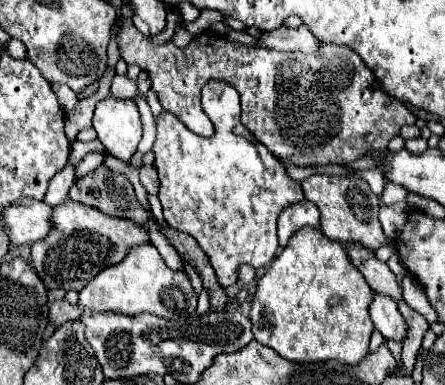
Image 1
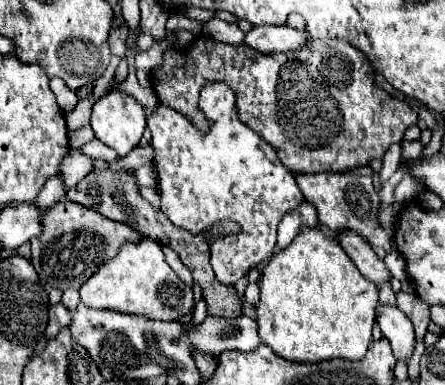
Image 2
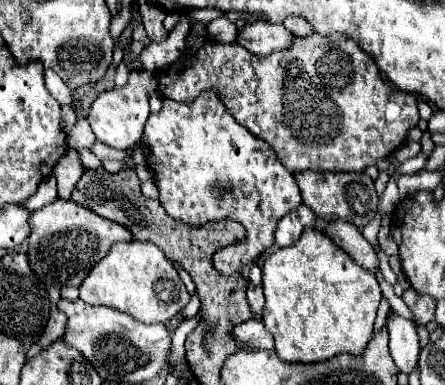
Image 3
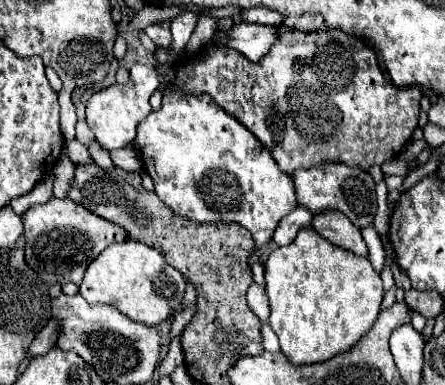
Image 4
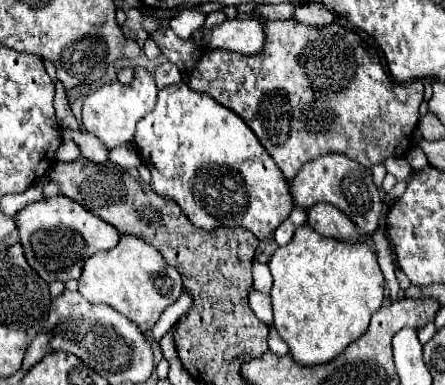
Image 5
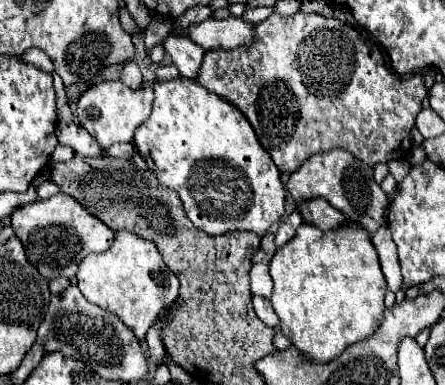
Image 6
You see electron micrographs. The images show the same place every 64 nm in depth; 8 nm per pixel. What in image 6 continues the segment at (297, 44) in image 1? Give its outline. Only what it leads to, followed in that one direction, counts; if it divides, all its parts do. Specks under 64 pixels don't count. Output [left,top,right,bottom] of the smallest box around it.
[188,16,256,50]

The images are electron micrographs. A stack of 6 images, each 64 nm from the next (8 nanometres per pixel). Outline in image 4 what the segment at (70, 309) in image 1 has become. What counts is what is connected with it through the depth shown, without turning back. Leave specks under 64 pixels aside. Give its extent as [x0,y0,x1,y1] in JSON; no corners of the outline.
[30,318,60,356]

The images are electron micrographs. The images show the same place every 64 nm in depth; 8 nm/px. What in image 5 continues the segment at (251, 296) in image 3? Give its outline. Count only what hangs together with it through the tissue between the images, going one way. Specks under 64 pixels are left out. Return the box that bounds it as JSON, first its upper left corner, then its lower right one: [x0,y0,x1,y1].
[250,288,272,324]

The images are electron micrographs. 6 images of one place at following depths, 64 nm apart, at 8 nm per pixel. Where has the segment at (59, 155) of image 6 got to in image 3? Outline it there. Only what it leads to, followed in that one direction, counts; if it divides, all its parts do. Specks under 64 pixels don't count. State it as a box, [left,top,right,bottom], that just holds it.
[78,148,102,169]

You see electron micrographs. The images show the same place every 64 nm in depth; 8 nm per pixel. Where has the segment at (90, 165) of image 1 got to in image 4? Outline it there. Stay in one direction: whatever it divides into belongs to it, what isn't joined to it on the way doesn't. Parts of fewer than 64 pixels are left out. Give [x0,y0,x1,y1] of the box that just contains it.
[54,156,76,192]

